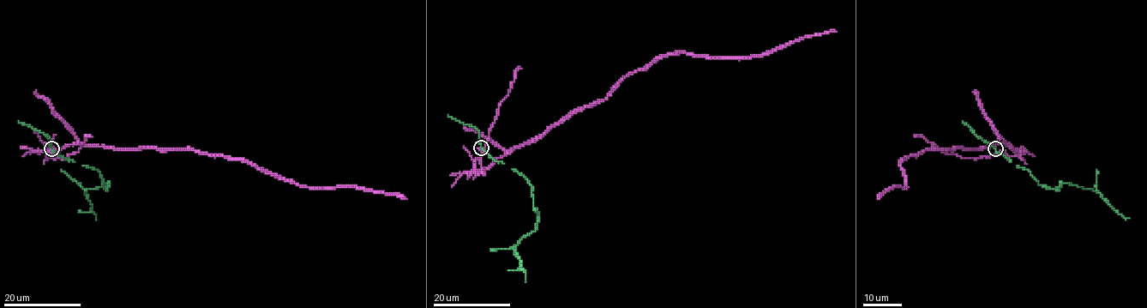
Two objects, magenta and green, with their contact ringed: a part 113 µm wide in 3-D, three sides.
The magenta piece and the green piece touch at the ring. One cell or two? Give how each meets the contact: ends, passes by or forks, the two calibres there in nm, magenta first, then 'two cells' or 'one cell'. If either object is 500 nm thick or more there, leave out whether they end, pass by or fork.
500 nm thick on the magenta side, 190 nm on the other; two cells

